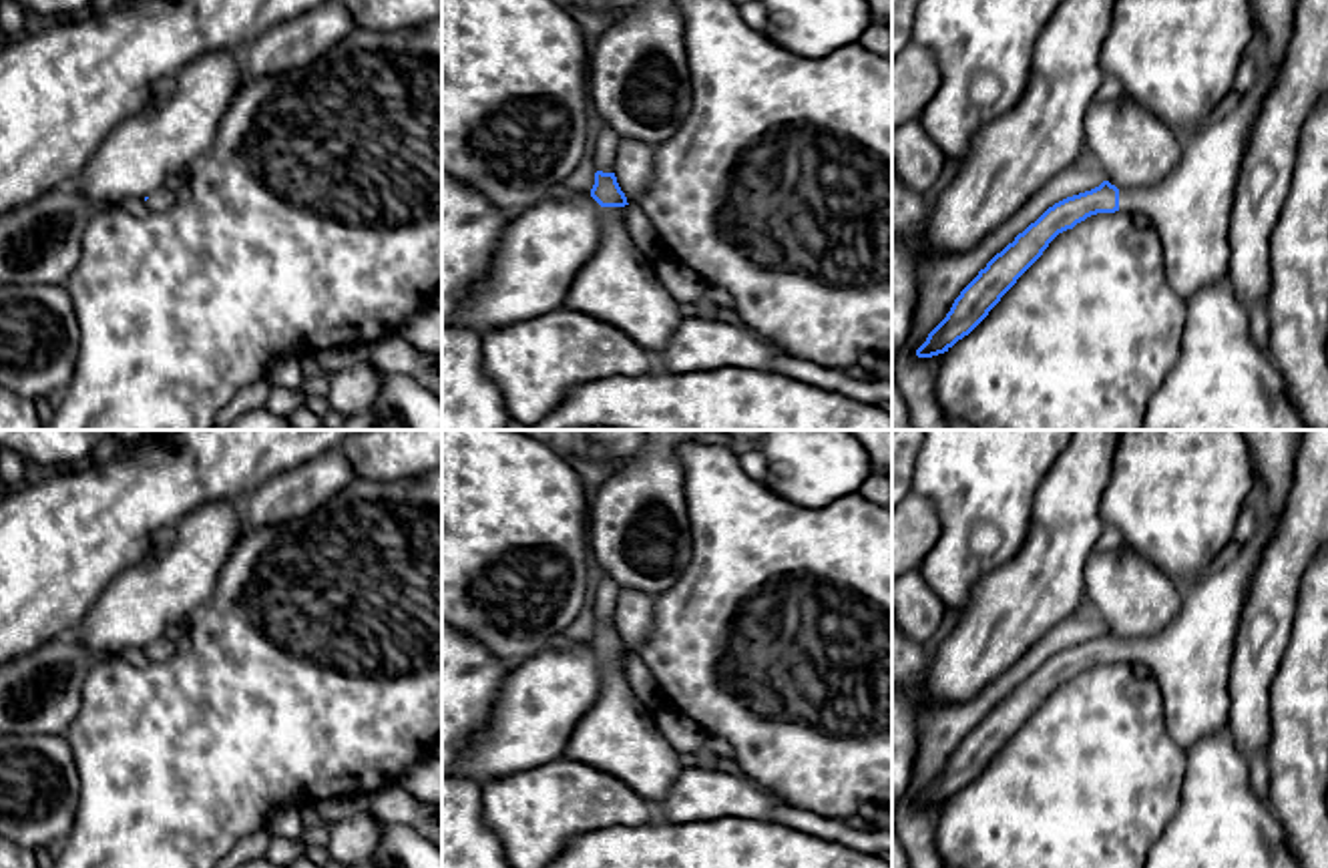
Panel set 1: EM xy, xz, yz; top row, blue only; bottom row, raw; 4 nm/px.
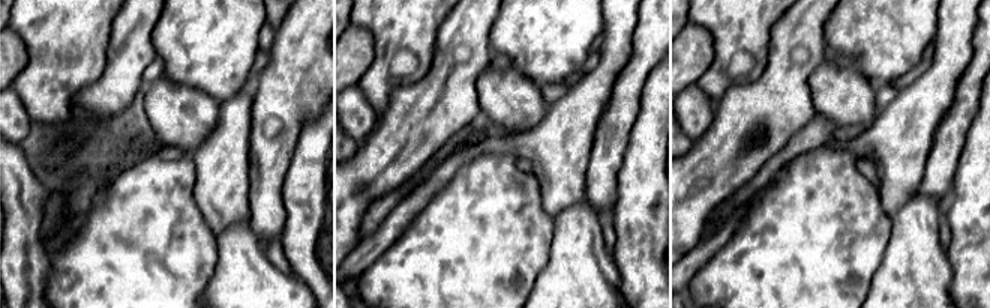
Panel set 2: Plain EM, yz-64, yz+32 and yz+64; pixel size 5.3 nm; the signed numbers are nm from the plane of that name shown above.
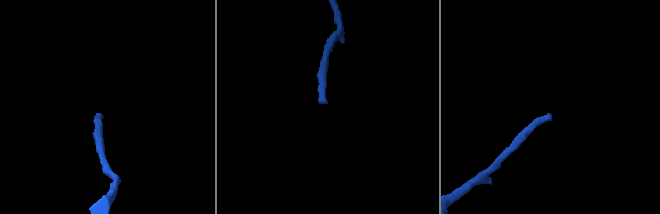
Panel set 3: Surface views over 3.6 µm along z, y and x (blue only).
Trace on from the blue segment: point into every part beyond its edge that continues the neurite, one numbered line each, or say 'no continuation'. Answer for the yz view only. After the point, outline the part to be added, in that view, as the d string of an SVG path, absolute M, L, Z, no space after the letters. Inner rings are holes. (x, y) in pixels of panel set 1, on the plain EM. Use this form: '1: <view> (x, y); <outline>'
1: yz (1190, 660); M1242 430L1252 452L1254 474L1266 486L1266 506L1258 510L1254 536L1230 551L1199 581L1183 589L1179 613L1165 629L1143 639L1119 639L1119 661L1143 663L1151 669L1163 699L1163 723L1167 735L1185 753L1203 737L1228 727L1228 681L1236 651L1236 635L1244 603L1252 585L1262 551L1276 532L1292 486L1294 462L1298 458L1304 430Z

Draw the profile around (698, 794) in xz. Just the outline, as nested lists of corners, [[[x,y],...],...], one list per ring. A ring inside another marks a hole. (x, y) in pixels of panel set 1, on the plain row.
[[[685,768],[657,808],[657,818],[671,824],[715,818],[773,822],[778,796],[763,792],[749,778],[707,768]]]

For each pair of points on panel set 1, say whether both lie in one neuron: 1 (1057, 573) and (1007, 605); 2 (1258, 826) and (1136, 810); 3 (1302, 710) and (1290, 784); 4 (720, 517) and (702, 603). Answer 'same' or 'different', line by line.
1: same
2: different
3: same
4: same

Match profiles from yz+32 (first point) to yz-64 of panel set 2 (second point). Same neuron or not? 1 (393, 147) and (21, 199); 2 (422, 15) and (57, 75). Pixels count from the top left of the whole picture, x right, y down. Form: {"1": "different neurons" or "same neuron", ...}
{"1": "different neurons", "2": "same neuron"}

